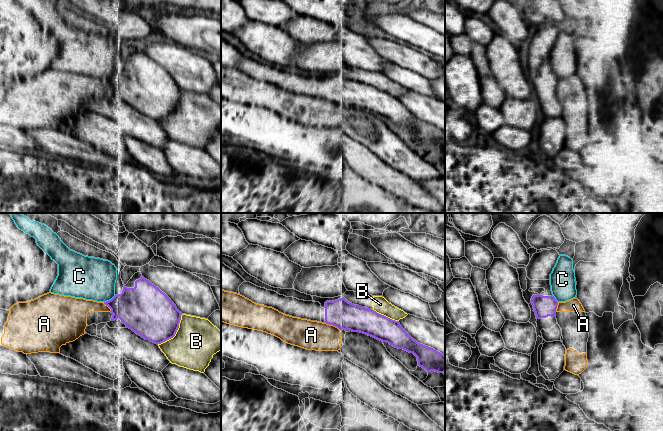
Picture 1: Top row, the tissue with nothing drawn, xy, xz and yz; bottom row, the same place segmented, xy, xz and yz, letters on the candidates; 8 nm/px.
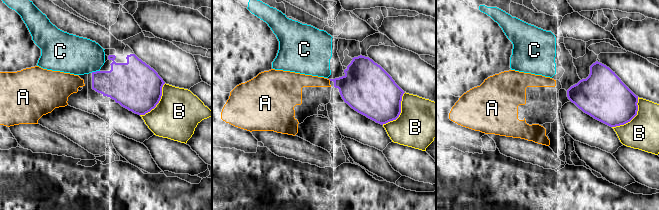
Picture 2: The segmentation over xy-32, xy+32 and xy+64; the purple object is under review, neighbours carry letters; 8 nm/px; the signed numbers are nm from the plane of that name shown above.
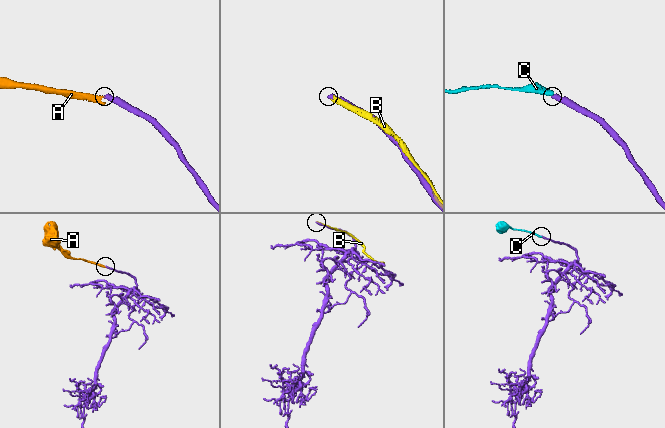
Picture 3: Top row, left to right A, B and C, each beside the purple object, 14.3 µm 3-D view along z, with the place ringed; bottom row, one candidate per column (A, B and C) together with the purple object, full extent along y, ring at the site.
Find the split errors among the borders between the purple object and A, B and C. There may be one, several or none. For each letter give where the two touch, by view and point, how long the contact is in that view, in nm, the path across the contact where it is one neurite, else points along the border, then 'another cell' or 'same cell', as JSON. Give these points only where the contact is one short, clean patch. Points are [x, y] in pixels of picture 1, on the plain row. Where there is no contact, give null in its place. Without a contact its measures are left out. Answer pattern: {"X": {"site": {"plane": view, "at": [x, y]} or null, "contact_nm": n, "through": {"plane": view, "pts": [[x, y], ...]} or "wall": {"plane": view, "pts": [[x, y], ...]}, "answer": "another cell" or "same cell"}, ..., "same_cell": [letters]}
{"A": {"site": {"plane": "xz", "at": [332, 100]}, "contact_nm": 130, "answer": "another cell"}, "B": {"site": {"plane": "xy", "at": [175, 109]}, "contact_nm": 320, "answer": "another cell"}, "C": {"site": {"plane": "xy", "at": [109, 76]}, "contact_nm": 110, "answer": "another cell"}, "same_cell": []}

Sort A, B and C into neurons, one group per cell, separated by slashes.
A / B / C

